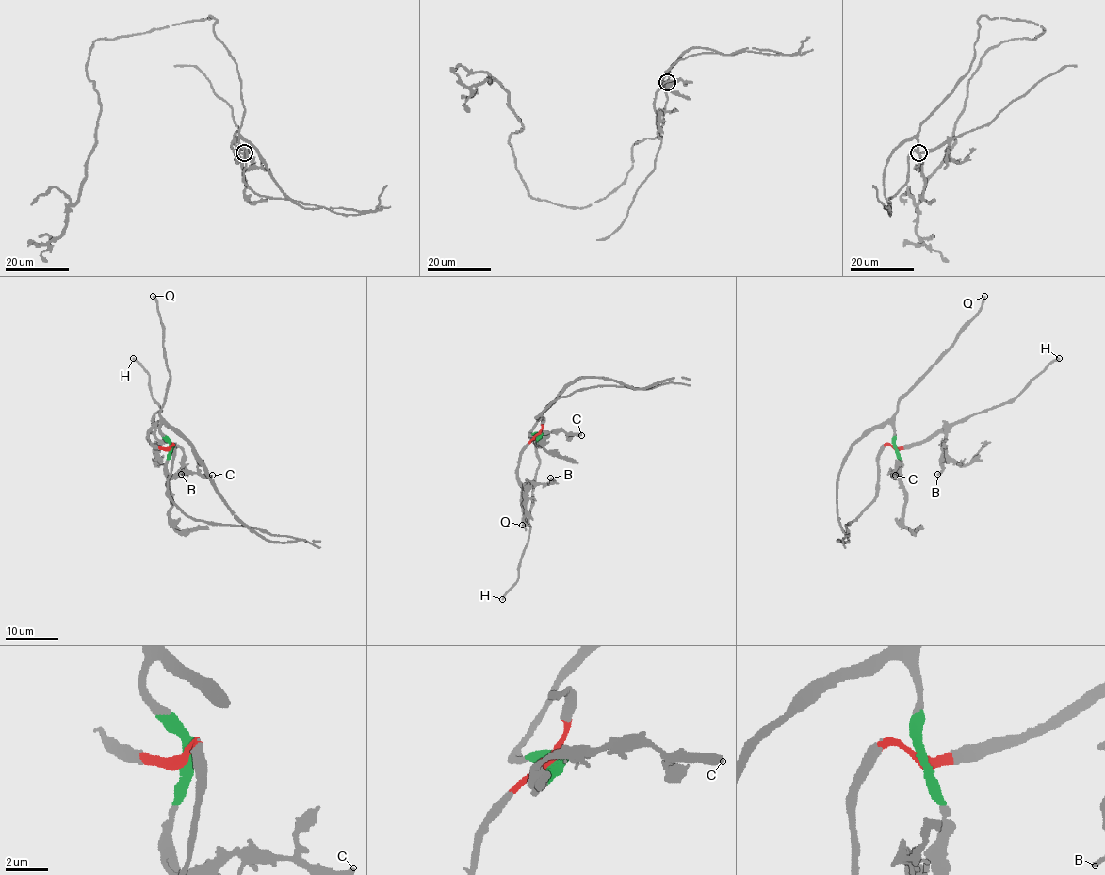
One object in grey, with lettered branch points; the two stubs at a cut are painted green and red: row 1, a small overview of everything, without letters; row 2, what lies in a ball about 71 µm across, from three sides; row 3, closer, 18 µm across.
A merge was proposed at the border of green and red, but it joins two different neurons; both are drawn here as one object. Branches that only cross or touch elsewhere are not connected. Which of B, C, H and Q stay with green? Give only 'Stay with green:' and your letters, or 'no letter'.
Stay with green: C, Q

